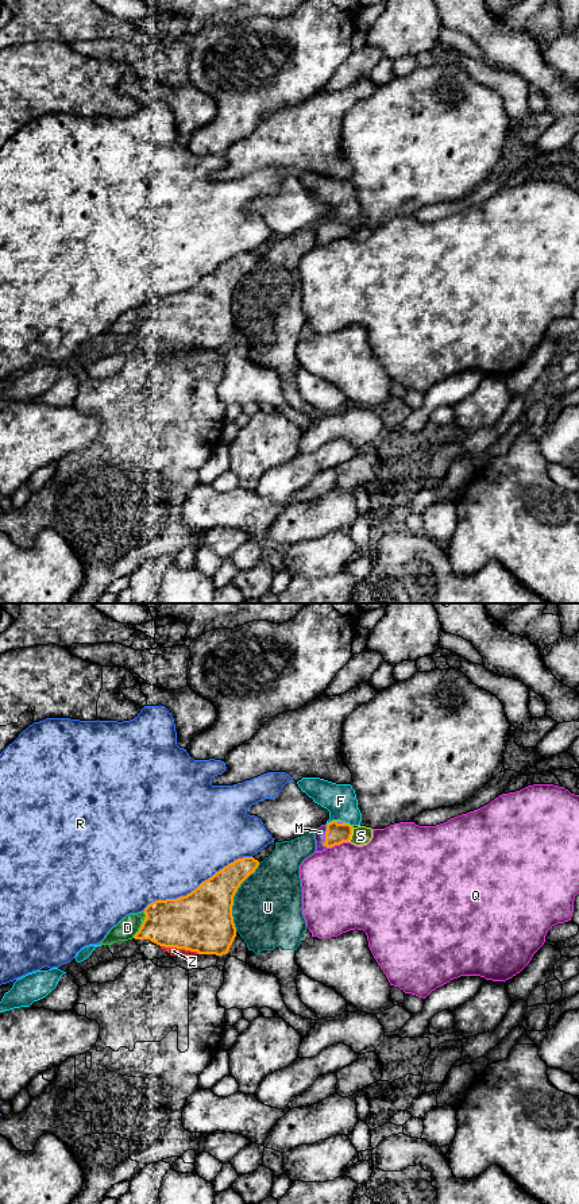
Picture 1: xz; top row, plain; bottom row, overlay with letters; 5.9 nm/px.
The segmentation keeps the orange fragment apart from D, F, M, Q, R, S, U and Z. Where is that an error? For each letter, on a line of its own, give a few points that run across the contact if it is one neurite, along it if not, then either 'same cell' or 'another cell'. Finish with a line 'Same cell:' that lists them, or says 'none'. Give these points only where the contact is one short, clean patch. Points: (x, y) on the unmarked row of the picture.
D: another cell
F: line xz (327, 217), (344, 216), (352, 222); another cell
M: line xz (336, 228), (325, 231), (320, 227); same cell
Q: another cell
R: another cell
S: line xz (336, 228), (351, 230), (361, 231); same cell
U: another cell
Z: another cell
Same cell: M, S

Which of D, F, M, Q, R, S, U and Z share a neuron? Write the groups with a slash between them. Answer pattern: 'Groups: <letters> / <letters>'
Groups: D / F / M S / Q / R / U / Z

